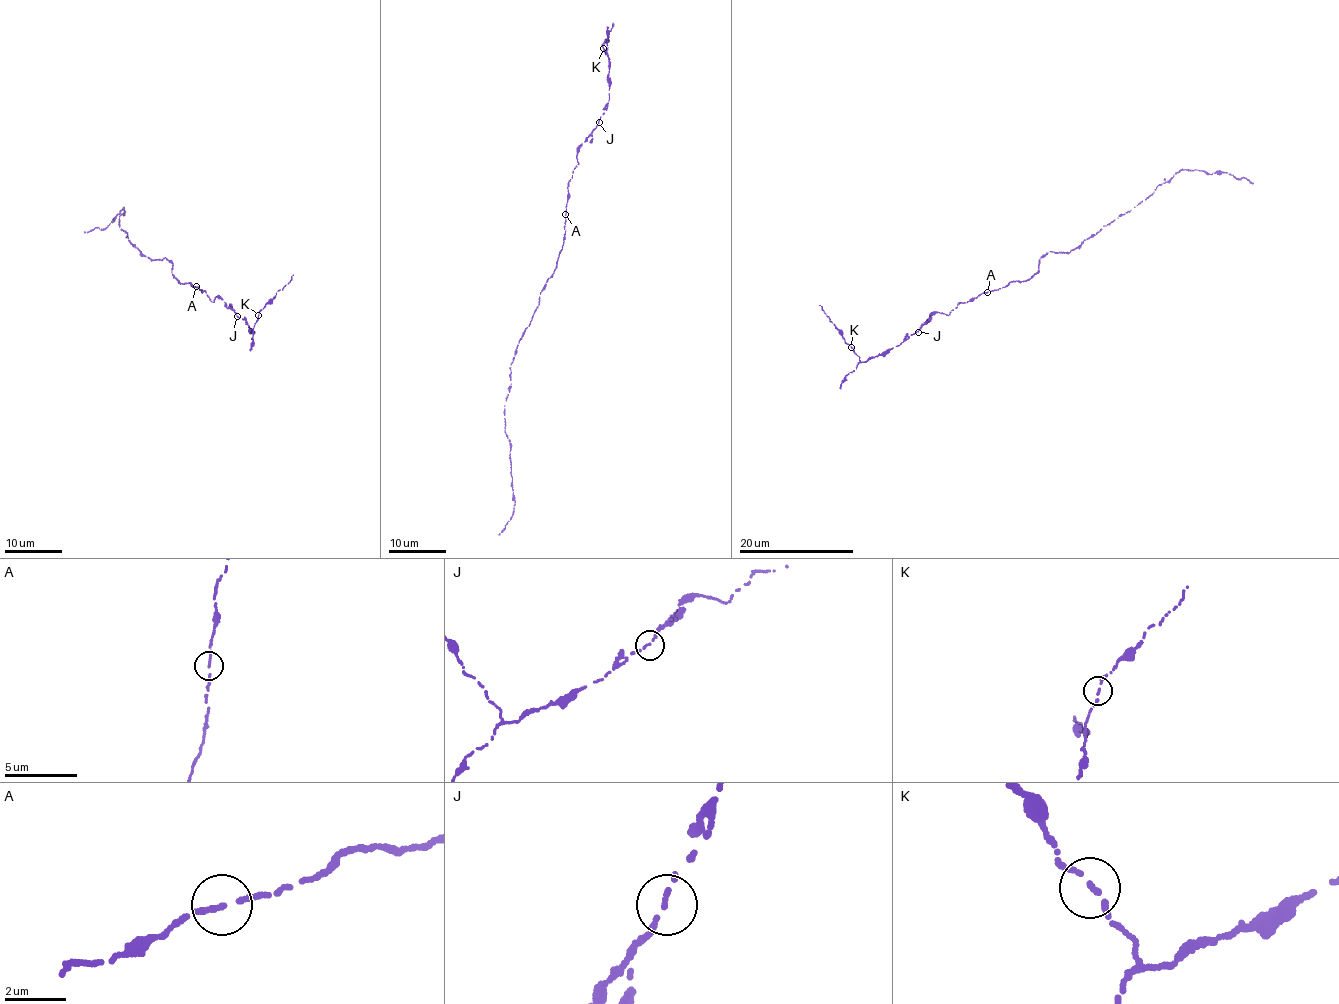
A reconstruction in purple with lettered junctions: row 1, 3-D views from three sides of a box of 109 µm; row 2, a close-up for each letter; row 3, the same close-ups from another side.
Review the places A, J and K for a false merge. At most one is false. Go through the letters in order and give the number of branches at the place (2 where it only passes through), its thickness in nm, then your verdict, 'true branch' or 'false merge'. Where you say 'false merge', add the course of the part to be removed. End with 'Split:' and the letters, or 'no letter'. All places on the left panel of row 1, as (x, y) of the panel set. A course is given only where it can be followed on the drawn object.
A: 2 branches meet; 150 nm thick; false merge; foreign part runs (196, 286), (182, 284), (165, 257), (148, 258), (129, 242), (118, 224), (124, 208), (102, 229), (84, 231)
J: 2 branches meet; 130 nm thick; true branch
K: 2 branches meet; 140 nm thick; true branch
Split: A

